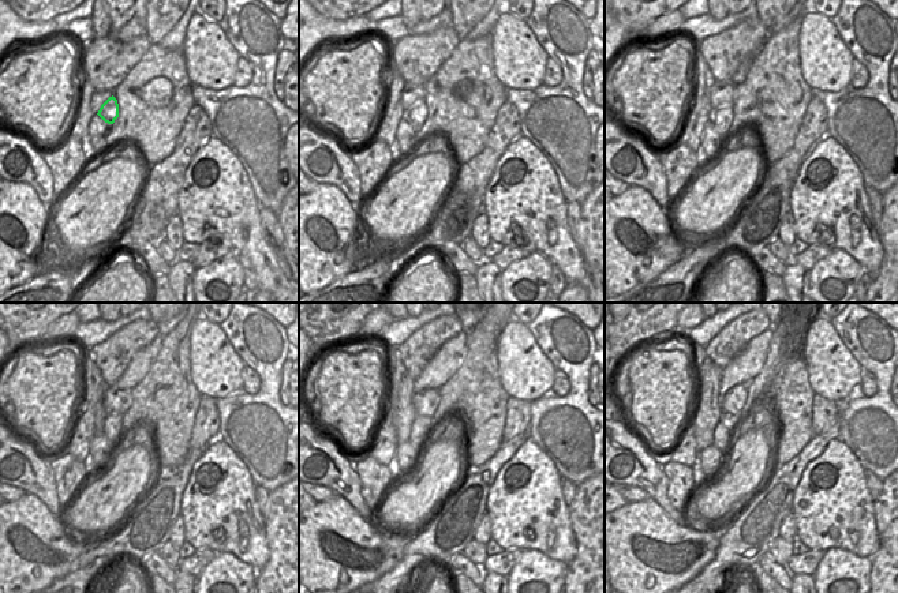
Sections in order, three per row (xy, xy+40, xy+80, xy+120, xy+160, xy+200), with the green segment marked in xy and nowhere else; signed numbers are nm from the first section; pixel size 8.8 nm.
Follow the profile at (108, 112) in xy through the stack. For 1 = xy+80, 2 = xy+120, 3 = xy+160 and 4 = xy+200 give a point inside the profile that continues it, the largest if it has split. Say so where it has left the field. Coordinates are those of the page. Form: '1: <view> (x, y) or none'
1: xy+80 (722, 116)
2: xy+120 (113, 423)
3: xy+160 (422, 424)
4: xy+200 (722, 435)

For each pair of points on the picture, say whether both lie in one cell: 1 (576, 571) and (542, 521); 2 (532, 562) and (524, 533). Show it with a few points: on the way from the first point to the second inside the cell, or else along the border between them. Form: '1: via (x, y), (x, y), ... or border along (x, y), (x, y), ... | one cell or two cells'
1: border along (573, 530), (576, 555), (568, 565) | two cells
2: border along (523, 550), (538, 550), (558, 560) | two cells

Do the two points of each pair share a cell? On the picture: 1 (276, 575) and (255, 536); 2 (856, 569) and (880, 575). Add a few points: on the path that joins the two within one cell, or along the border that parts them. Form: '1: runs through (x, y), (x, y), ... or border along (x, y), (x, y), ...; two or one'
1: border along (266, 529), (269, 560), (258, 571); two
2: border along (872, 558), (870, 578); two

